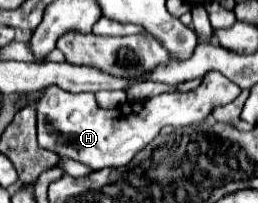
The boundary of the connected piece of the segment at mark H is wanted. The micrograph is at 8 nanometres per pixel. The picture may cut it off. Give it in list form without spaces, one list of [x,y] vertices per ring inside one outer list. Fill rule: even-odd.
[[[209,71],[203,75],[201,85],[193,91],[161,93],[153,99],[125,103],[107,111],[97,105],[93,93],[69,93],[57,85],[49,85],[41,91],[41,97],[33,105],[37,113],[37,143],[39,147],[49,149],[59,157],[79,161],[93,171],[121,167],[129,163],[143,147],[147,147],[159,135],[163,125],[185,127],[201,123],[213,113],[215,107],[231,103],[239,91],[241,89],[233,85],[233,81],[217,71]]]

